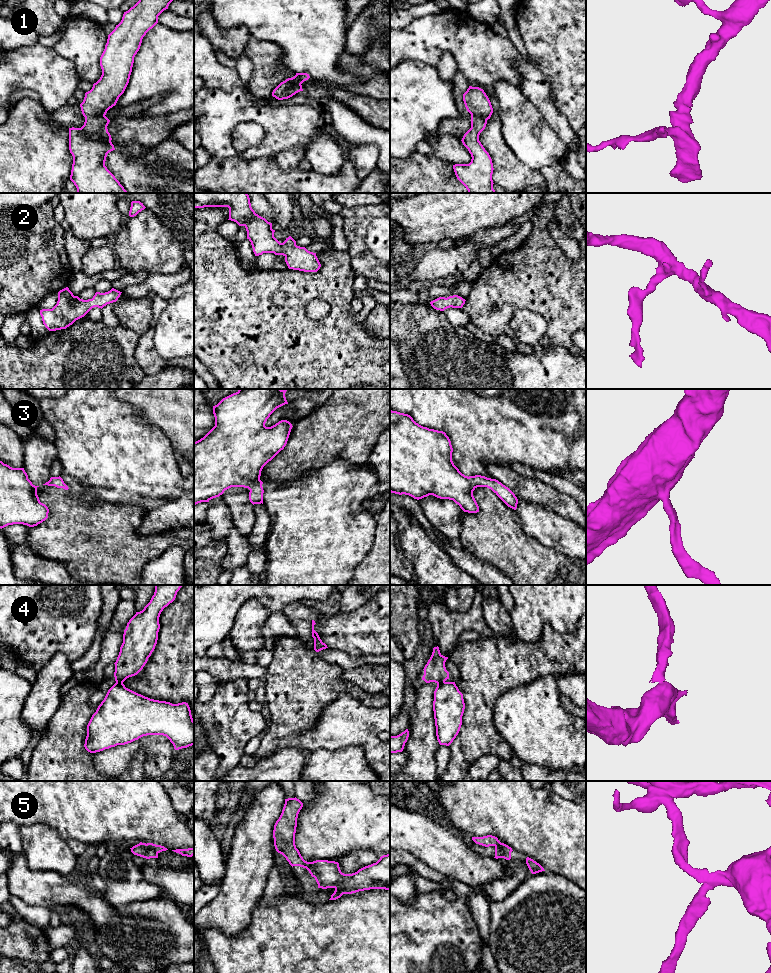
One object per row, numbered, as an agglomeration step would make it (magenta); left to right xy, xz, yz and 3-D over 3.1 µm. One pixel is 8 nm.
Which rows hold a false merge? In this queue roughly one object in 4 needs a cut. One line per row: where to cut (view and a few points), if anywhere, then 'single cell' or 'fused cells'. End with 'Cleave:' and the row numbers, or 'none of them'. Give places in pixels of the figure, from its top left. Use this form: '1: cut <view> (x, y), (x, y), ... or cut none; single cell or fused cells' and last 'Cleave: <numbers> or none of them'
1: cut none; single cell
2: cut none; single cell
3: cut none; single cell
4: cut yz (444, 681), (437, 684); fused cells
5: cut xy (146, 844), (157, 853); fused cells
Cleave: 4, 5

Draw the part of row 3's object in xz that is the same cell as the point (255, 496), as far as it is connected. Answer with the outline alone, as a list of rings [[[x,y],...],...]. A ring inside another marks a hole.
[[[239,389],[213,406],[215,426],[203,438],[194,442],[194,506],[219,497],[231,487],[248,488],[250,502],[253,505],[263,504],[261,471],[284,449],[293,427],[287,420],[281,420],[271,427],[266,427],[265,423],[277,408],[288,404],[285,397],[287,390],[289,389]]]

